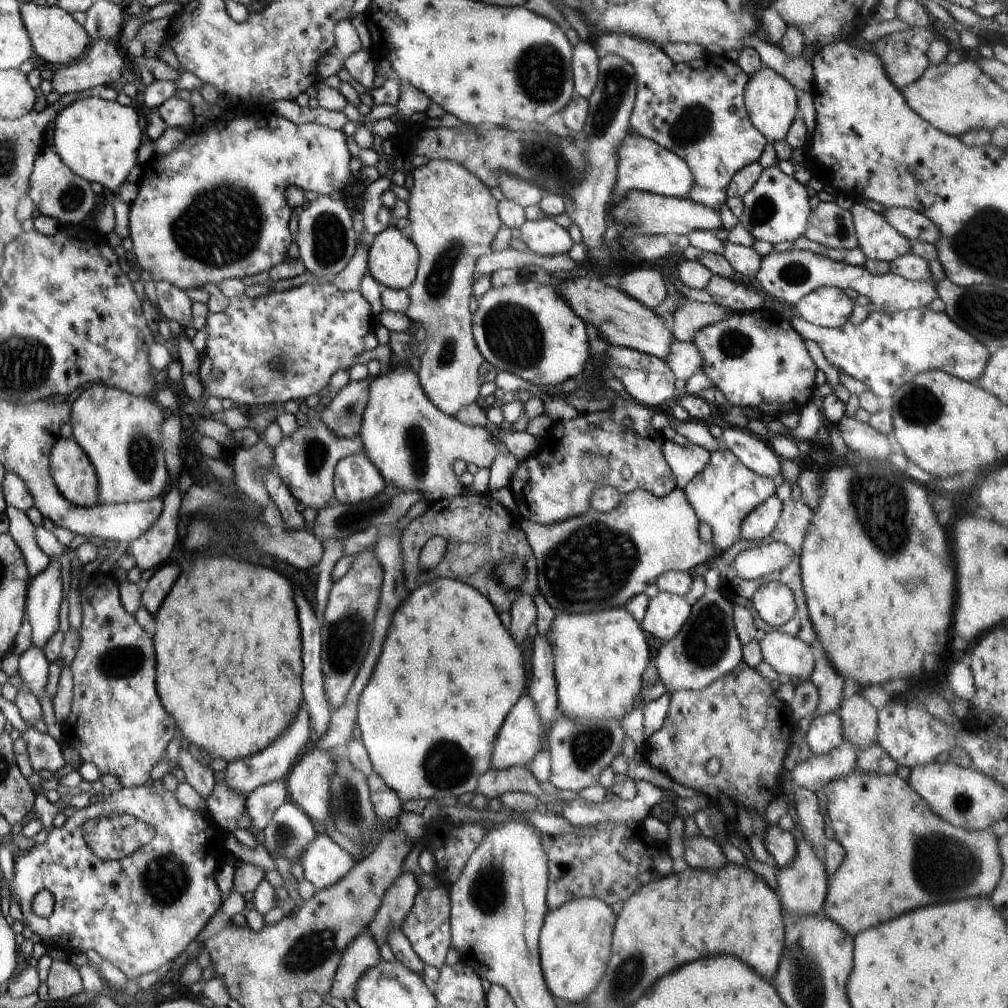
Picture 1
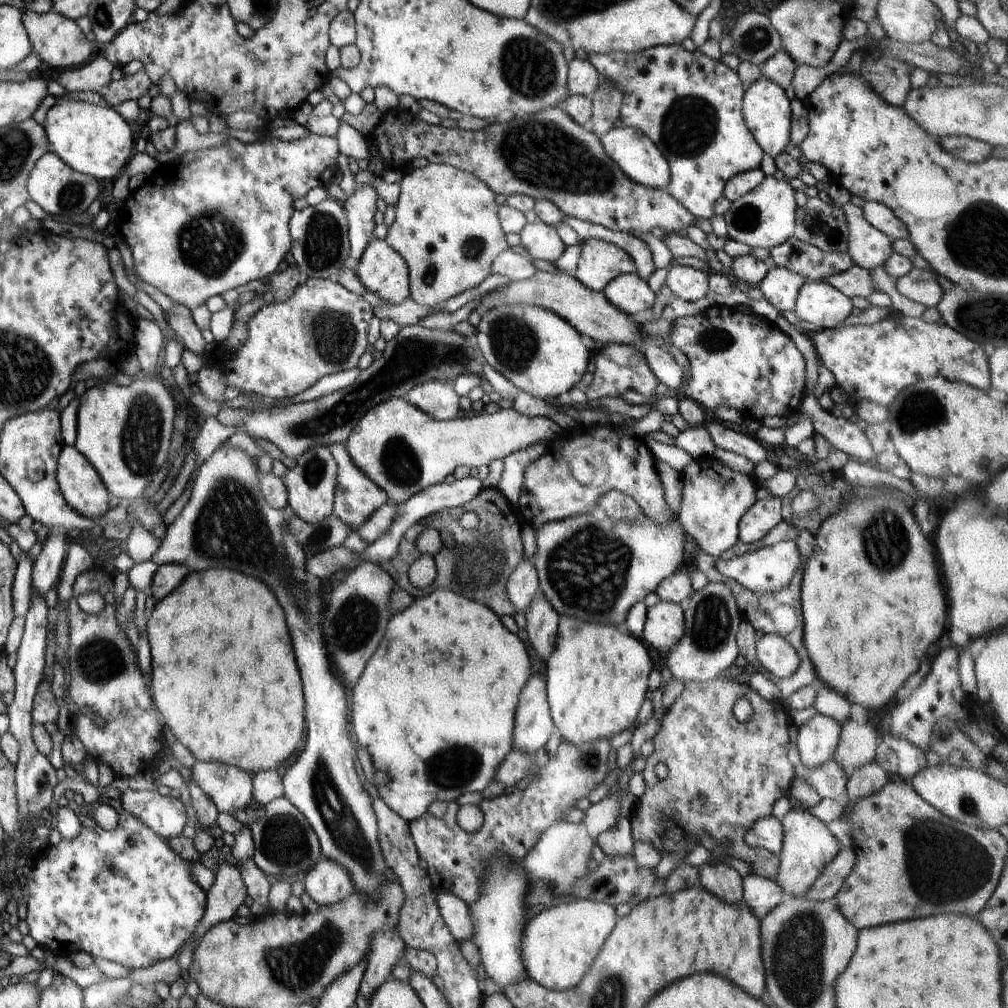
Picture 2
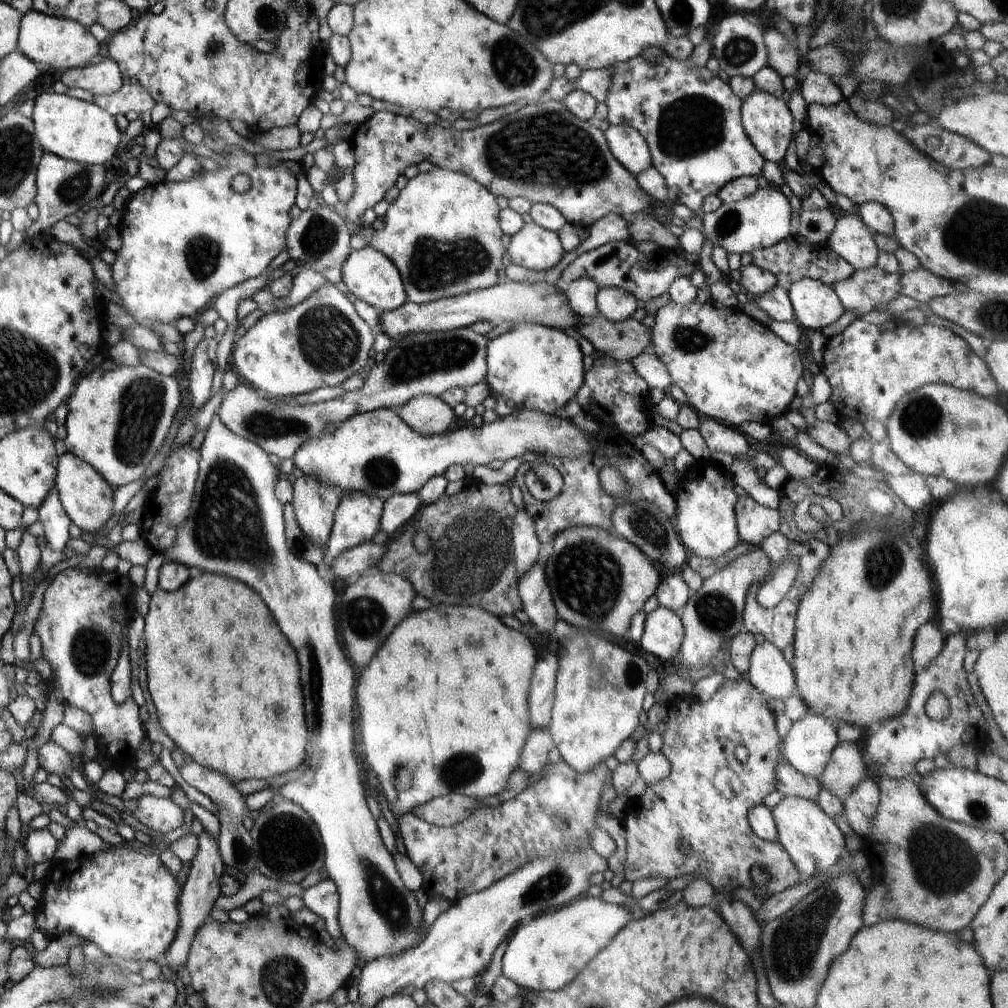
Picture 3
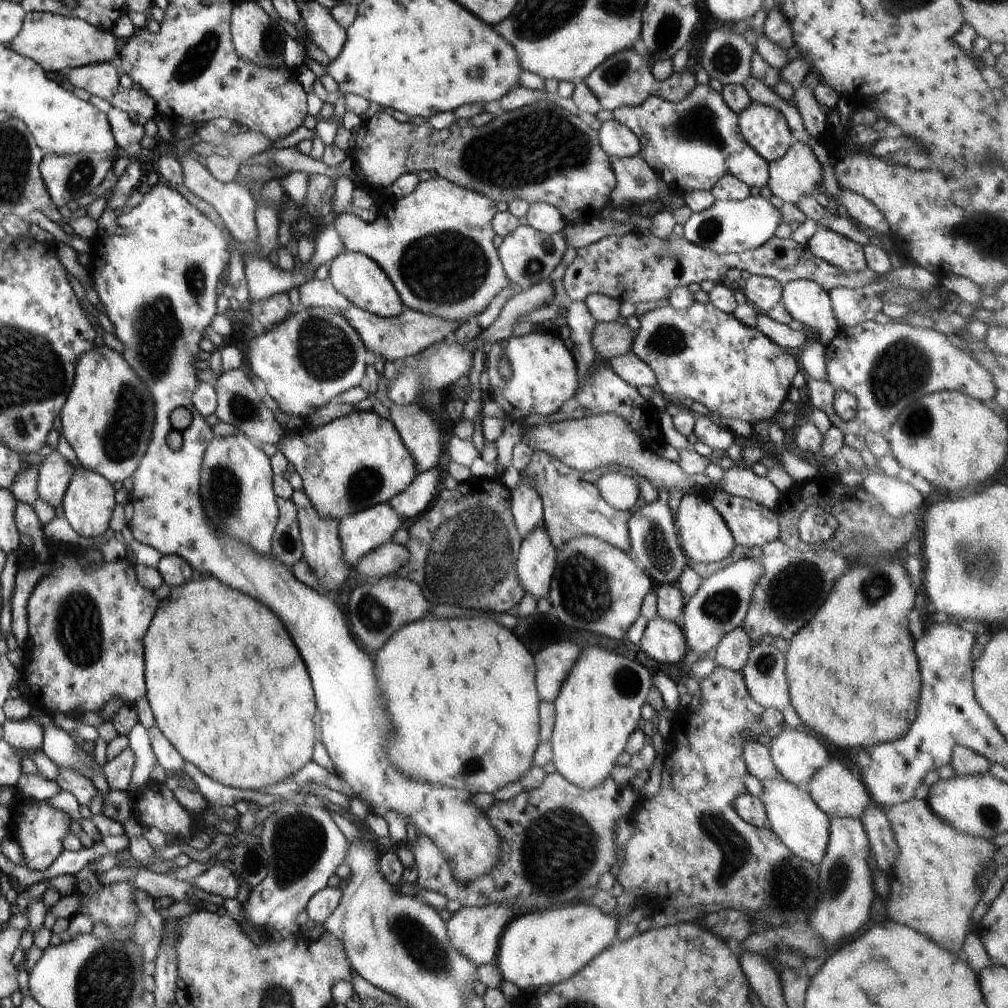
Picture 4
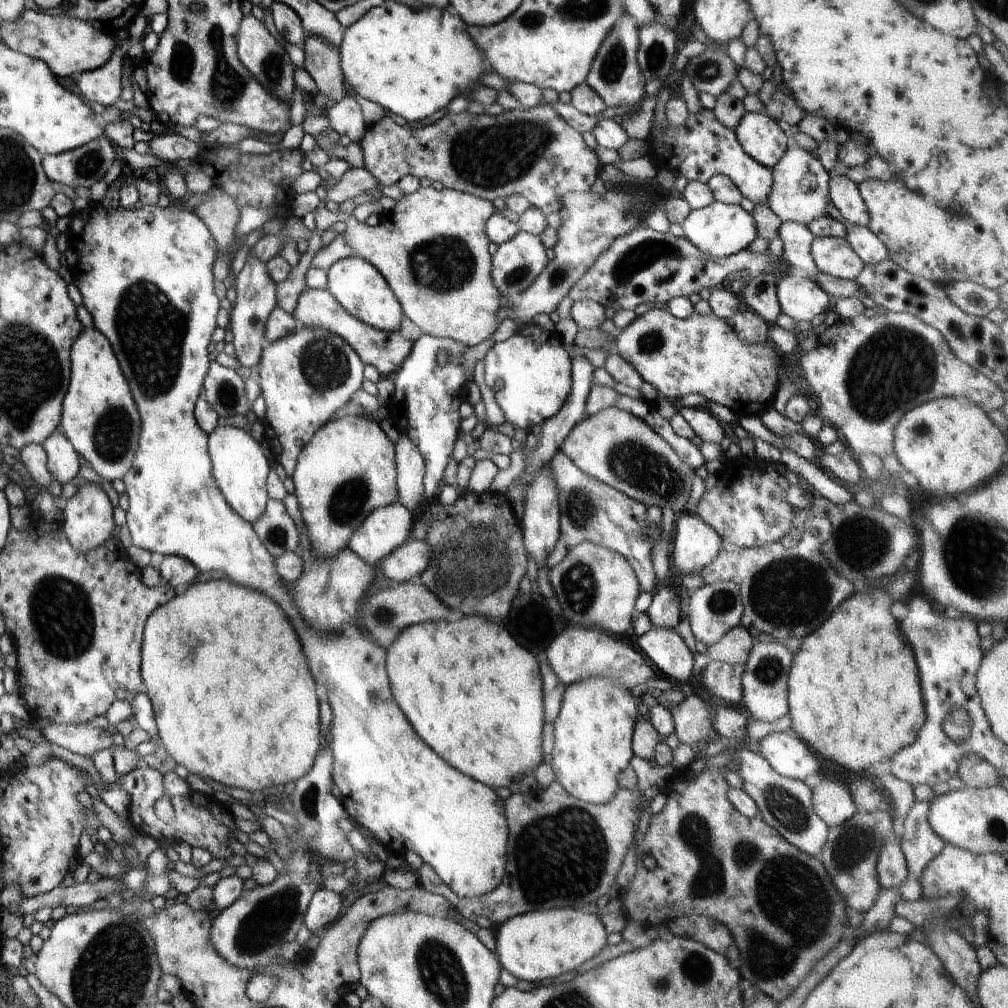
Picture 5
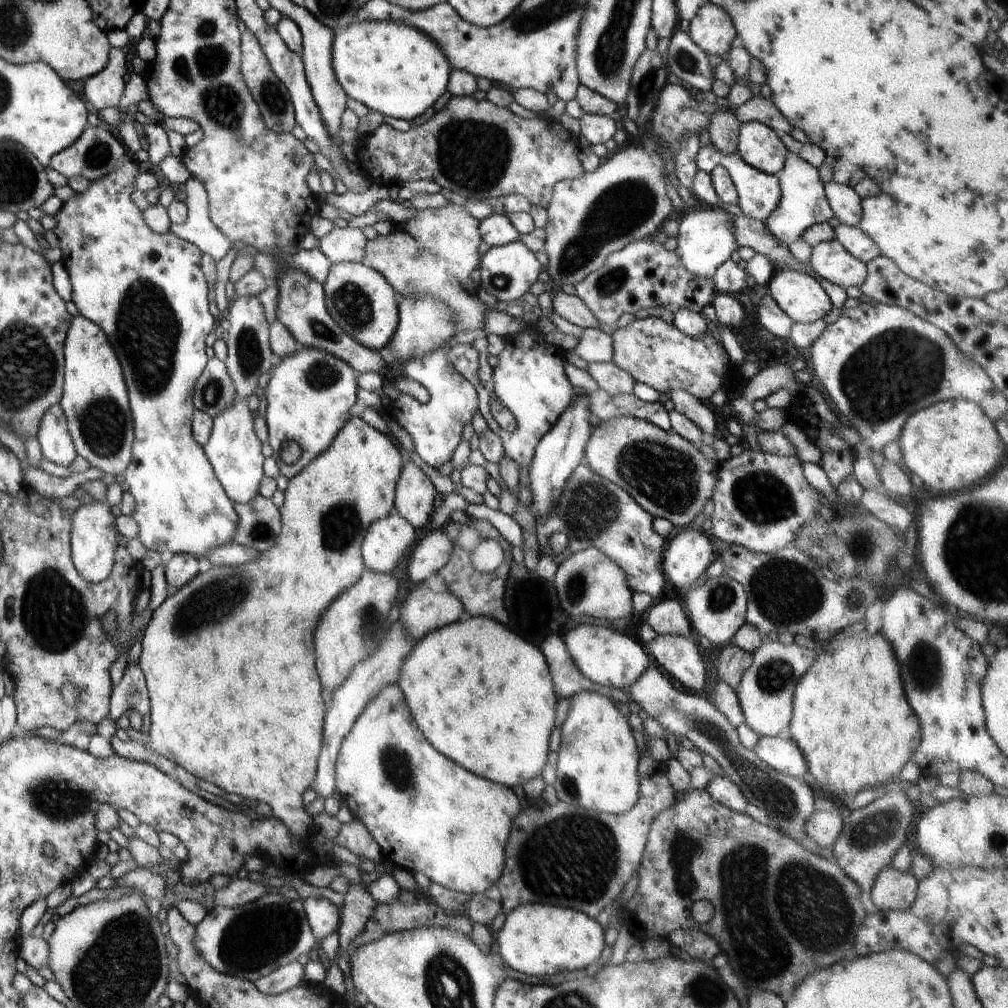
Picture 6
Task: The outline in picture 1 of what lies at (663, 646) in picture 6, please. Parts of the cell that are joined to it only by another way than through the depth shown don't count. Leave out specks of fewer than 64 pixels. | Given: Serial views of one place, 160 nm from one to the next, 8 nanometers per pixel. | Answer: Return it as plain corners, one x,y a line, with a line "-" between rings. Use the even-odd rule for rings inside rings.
660,591
649,598
649,603
641,623
642,630
664,640
671,641
690,618
692,601
687,596
681,597

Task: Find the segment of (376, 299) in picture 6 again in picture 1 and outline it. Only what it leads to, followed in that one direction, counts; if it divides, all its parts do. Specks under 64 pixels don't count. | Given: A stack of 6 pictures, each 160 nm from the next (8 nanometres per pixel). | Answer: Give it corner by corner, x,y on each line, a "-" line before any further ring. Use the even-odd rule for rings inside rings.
391,224
369,246
368,270
376,282
391,289
412,286
419,265
418,249

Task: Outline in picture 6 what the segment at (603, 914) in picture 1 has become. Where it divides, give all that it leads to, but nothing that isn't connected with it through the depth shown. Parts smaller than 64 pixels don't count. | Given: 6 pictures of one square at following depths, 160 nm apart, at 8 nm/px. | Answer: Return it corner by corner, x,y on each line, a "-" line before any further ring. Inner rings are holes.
551,903
524,904
506,914
502,929
494,933
498,941
498,950
503,962
514,971
524,973
526,976
554,976
564,972
573,971
581,973
589,964
599,960
604,950
605,930
594,918
582,912
554,906

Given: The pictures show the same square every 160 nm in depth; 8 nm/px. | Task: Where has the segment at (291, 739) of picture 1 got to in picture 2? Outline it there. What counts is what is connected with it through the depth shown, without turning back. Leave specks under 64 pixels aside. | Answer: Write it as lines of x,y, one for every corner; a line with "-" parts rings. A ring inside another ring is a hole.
196,761
191,768
190,785
201,788
218,812
234,815
237,810
255,806
253,776
232,765

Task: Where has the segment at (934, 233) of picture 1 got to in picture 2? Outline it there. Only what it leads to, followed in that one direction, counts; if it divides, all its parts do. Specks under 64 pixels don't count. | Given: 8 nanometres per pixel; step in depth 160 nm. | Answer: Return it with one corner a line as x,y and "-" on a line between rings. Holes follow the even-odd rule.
865,201
861,208
864,218
880,232
883,232
888,238
906,239
908,229
906,225
895,215
890,207
878,201

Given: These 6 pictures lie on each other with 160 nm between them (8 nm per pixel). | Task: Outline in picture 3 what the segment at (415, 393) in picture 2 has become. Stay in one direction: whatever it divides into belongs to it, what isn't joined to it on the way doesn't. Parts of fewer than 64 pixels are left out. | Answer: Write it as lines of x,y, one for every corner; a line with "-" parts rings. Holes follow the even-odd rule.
421,395
395,409
396,415
418,435
430,437
450,430
456,420
453,408
439,397

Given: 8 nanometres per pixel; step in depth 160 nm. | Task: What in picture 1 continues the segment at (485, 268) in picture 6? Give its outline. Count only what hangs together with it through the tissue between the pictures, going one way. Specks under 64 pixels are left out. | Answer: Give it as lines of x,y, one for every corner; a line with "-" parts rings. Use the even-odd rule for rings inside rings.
550,218
526,221
519,230
521,240
525,242
528,251
537,255
545,257
563,255
568,253
574,244
568,229

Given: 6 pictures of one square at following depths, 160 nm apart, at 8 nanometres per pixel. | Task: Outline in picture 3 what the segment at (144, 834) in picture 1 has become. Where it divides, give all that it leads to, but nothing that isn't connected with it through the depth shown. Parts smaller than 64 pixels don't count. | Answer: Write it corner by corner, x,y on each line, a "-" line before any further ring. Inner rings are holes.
142,795
137,799
138,810
132,815
152,831
165,835
185,824
184,811
171,798

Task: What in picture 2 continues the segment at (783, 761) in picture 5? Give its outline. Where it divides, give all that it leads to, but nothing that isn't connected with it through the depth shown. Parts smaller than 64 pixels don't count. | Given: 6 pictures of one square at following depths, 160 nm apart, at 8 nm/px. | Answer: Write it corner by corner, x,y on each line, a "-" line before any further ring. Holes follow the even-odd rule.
817,713
796,728
798,754
800,762
805,767
815,769
832,760
839,746
839,736
842,730
839,722

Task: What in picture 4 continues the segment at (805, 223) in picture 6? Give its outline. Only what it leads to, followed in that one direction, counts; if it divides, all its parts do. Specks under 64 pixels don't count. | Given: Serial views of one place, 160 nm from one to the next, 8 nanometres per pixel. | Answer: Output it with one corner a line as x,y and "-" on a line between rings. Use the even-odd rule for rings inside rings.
794,141
793,146
784,156
768,163
768,183
765,193
778,203
795,204
808,194
816,194
823,181
823,167
808,142

